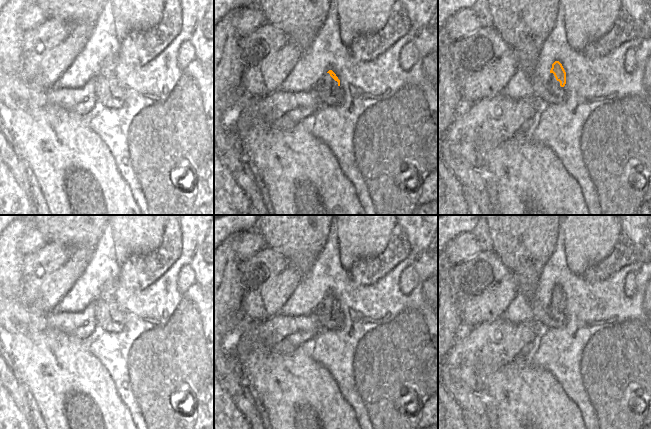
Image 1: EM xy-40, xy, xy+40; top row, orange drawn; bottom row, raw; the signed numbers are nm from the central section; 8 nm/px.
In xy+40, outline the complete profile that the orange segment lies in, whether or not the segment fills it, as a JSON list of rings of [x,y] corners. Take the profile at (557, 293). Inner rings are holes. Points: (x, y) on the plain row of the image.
[[[555,285],[552,288],[550,297],[553,297],[556,304],[560,306],[560,310],[564,311],[566,308],[566,296],[559,285]]]

